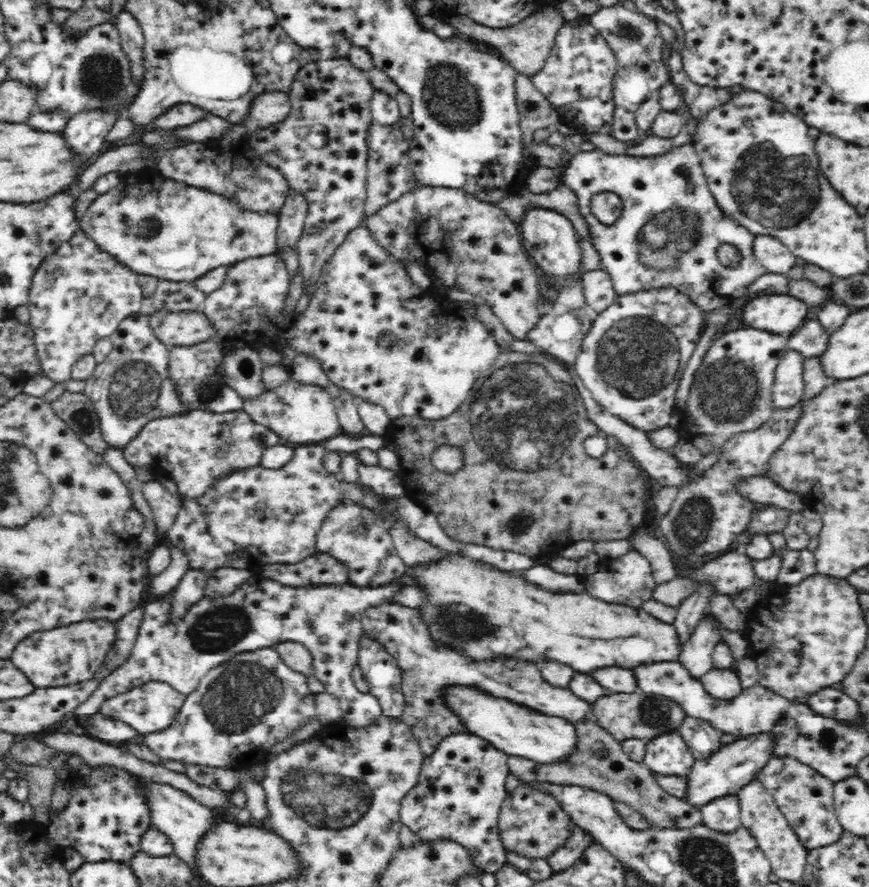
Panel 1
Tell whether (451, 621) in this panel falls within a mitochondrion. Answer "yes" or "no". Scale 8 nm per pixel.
yes

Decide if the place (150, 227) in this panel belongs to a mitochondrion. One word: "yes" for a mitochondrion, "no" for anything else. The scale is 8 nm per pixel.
yes

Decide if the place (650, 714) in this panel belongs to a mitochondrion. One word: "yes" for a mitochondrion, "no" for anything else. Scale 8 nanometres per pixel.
yes

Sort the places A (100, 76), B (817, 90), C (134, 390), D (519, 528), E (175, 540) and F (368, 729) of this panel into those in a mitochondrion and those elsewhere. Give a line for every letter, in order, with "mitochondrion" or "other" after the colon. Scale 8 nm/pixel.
A: mitochondrion
B: other
C: mitochondrion
D: mitochondrion
E: other
F: other

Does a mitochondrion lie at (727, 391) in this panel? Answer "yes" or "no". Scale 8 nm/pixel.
yes

